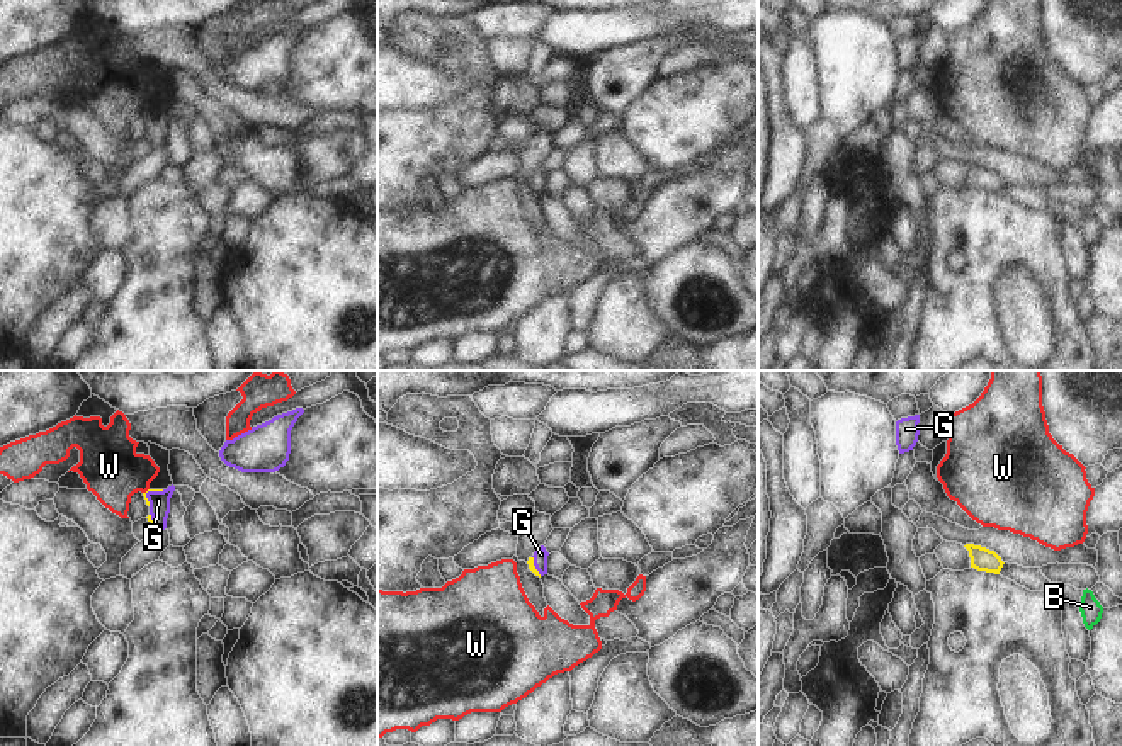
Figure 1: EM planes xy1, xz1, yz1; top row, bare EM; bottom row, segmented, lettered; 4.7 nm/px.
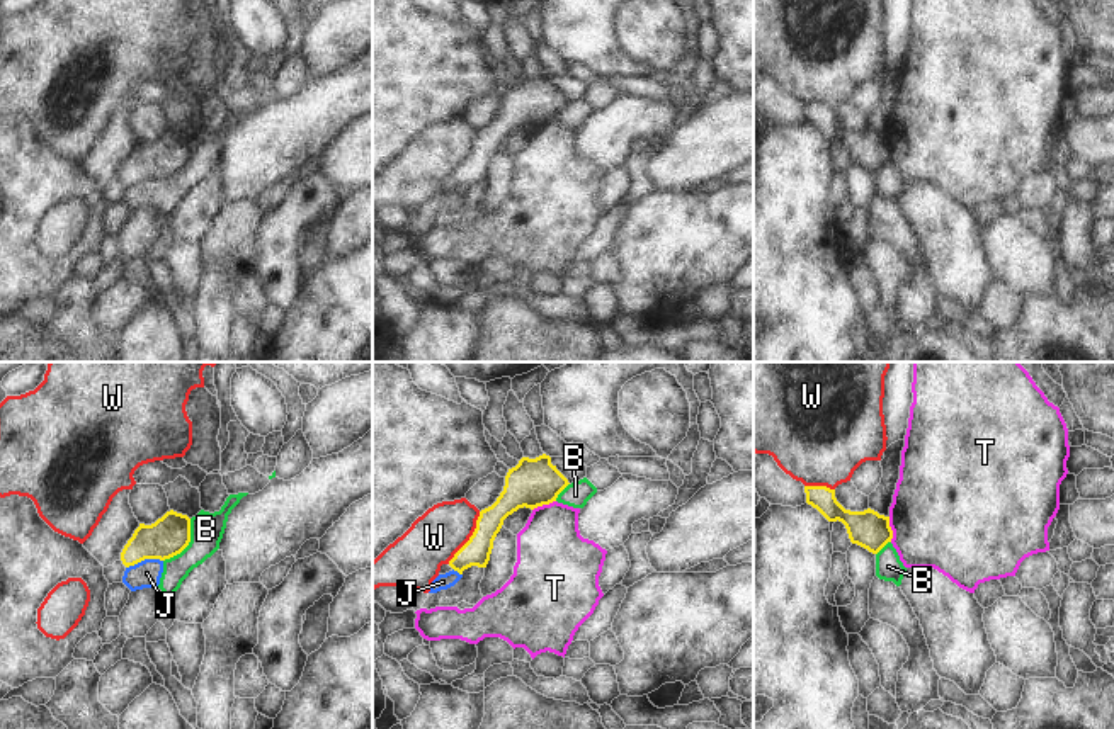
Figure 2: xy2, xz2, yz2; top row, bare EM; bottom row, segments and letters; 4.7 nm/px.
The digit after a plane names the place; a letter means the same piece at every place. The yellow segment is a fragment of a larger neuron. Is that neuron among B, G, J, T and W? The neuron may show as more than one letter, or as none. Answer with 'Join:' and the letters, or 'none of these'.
Join: G

